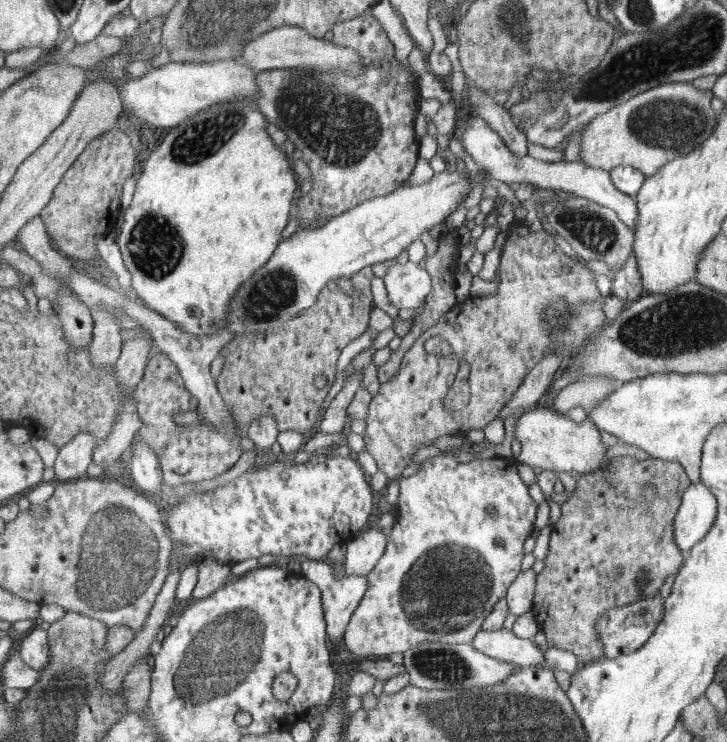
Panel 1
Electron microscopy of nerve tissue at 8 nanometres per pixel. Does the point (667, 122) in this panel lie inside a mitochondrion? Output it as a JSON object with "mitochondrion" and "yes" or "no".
{"mitochondrion":"yes"}

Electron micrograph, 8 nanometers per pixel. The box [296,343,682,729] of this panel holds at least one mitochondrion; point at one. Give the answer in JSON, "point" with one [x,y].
{"point":[447,587]}

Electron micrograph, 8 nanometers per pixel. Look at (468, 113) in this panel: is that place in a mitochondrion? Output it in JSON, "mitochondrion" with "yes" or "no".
{"mitochondrion":"no"}

